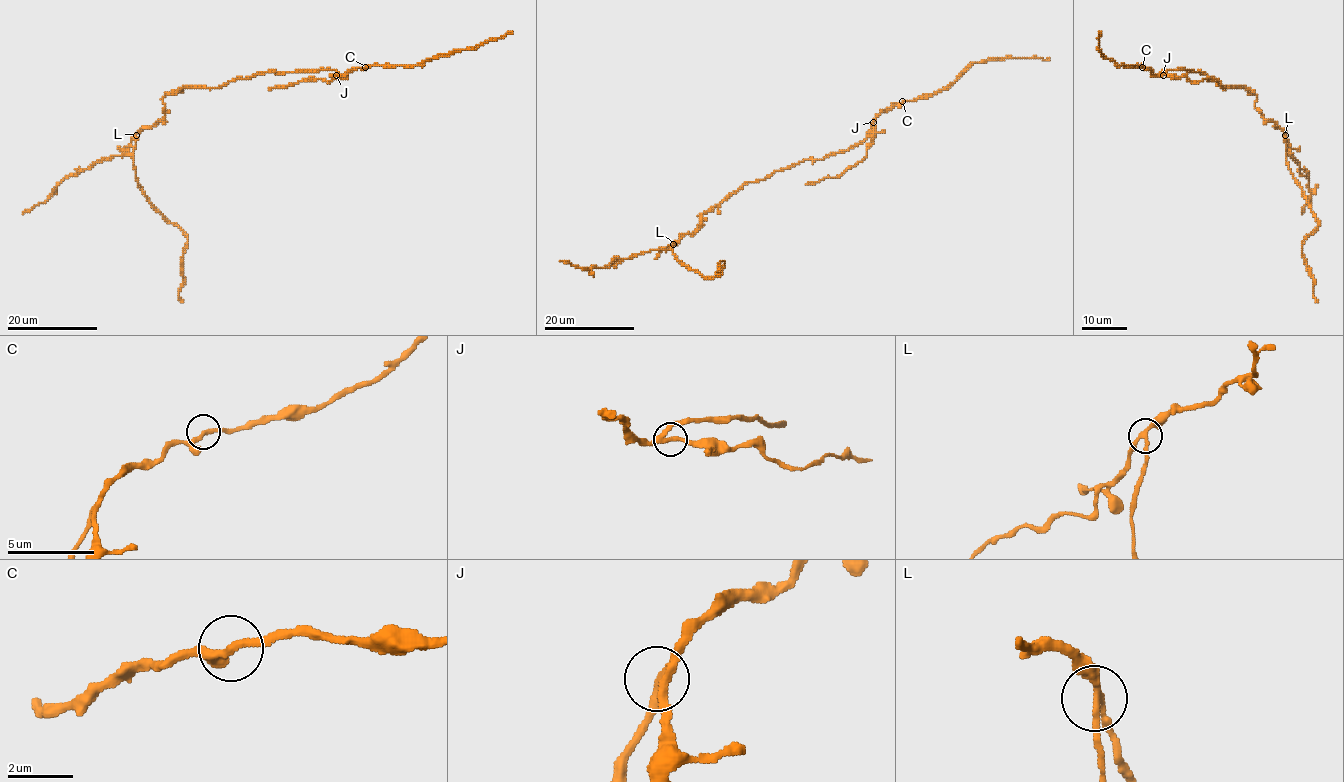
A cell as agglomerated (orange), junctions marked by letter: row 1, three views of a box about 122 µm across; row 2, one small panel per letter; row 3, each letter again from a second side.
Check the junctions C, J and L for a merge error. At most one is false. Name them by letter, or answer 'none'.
L

